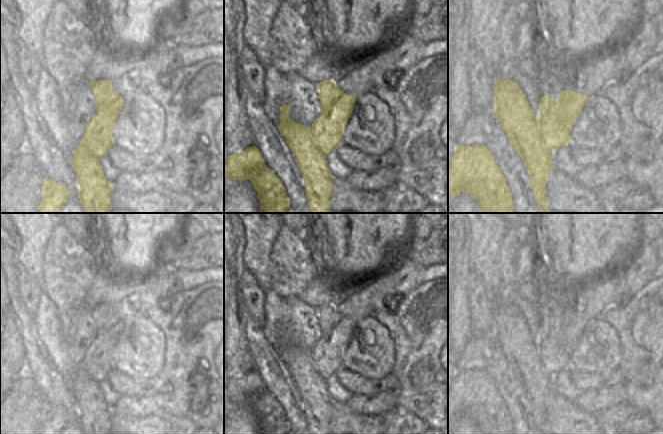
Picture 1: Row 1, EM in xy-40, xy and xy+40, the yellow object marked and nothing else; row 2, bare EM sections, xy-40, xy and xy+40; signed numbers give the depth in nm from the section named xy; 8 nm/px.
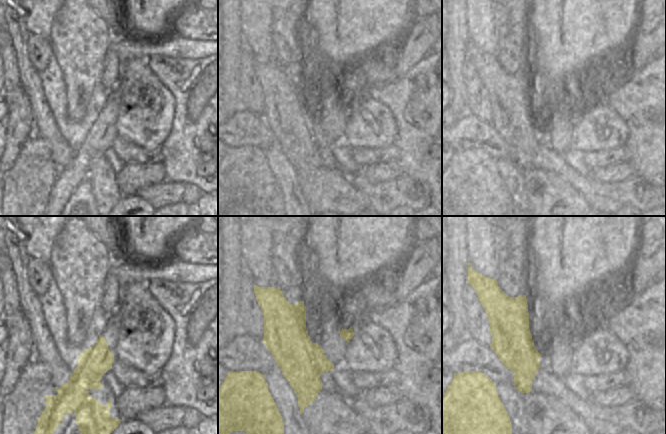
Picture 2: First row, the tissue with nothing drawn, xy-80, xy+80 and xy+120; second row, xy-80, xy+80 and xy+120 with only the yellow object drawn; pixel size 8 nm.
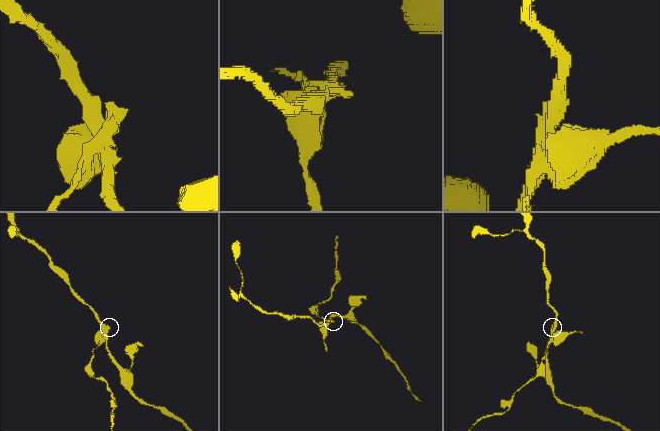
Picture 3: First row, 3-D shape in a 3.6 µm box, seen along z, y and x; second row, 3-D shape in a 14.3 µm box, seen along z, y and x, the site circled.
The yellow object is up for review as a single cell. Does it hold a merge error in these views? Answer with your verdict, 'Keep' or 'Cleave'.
Cleave

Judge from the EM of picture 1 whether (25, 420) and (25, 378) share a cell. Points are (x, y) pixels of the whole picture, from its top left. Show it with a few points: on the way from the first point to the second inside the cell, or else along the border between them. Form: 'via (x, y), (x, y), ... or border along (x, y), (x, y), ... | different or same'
via (25, 410), (25, 388) | same

